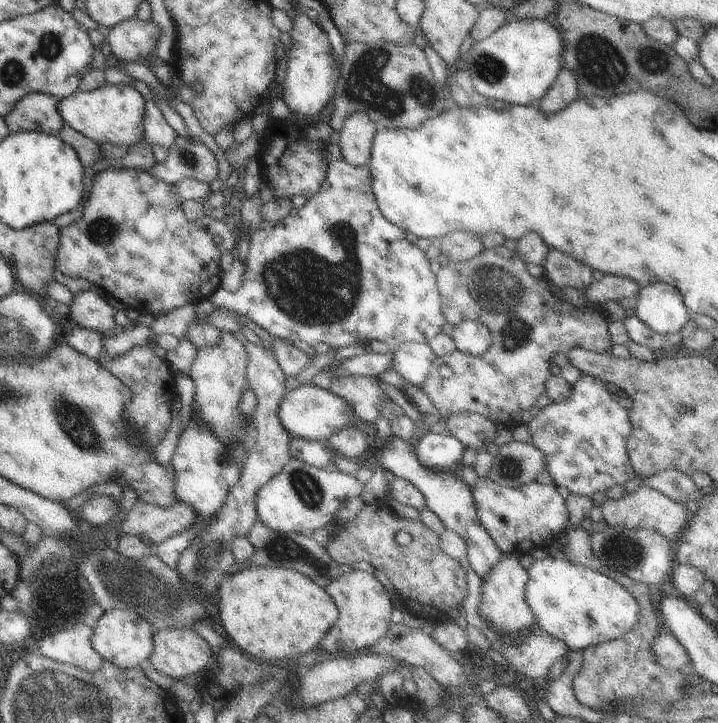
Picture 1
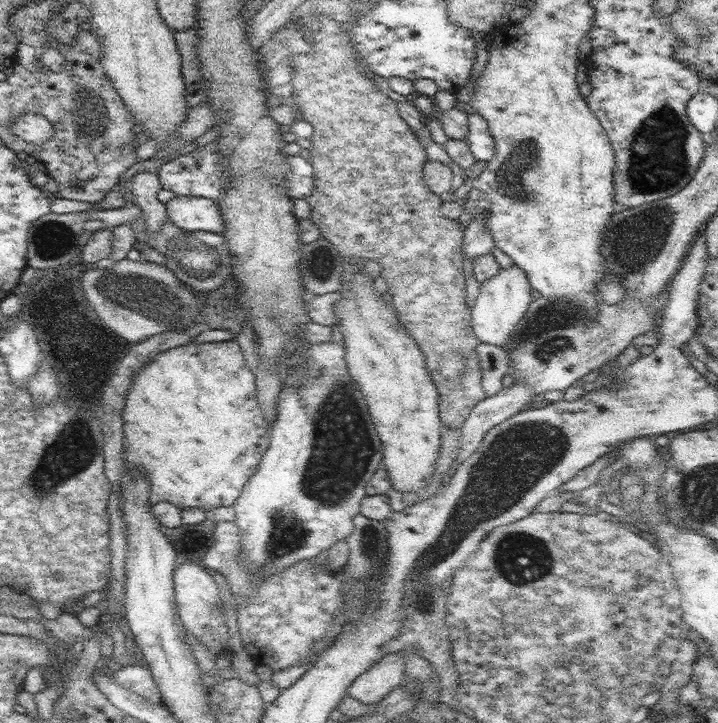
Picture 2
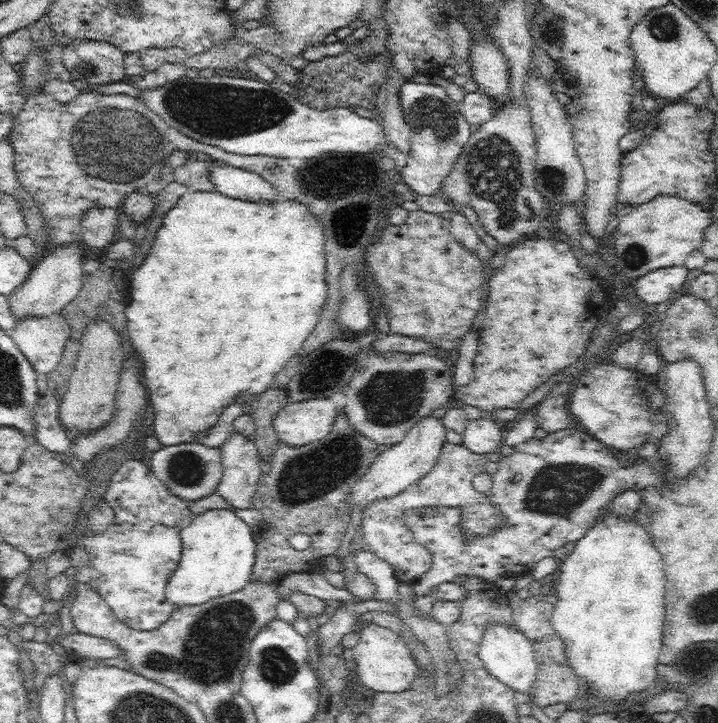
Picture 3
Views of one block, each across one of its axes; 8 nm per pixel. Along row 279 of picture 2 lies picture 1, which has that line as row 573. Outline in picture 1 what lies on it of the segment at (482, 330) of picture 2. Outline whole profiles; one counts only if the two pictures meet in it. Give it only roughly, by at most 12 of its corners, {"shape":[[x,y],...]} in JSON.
{"shape":[[501,556],[480,585],[477,612],[495,632],[536,625],[528,571]]}

